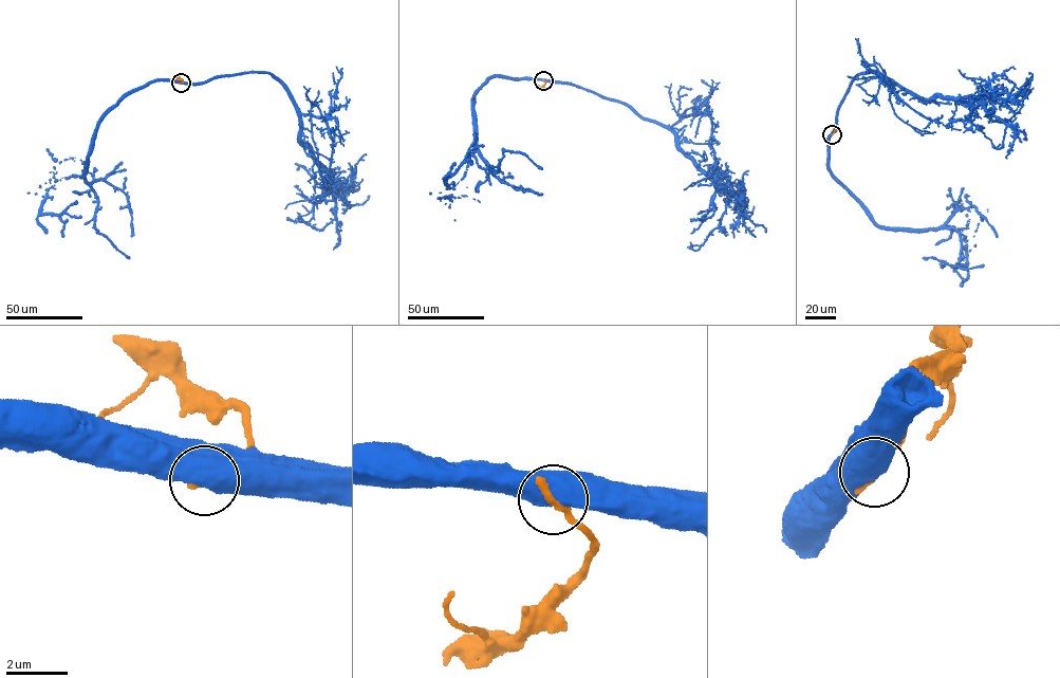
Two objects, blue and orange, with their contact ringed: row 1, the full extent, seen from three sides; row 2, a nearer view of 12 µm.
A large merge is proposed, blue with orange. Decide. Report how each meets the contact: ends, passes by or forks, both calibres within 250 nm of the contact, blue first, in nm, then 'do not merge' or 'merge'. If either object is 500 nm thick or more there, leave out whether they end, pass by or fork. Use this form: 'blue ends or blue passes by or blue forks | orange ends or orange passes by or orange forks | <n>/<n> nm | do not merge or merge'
750/280 nm | do not merge

